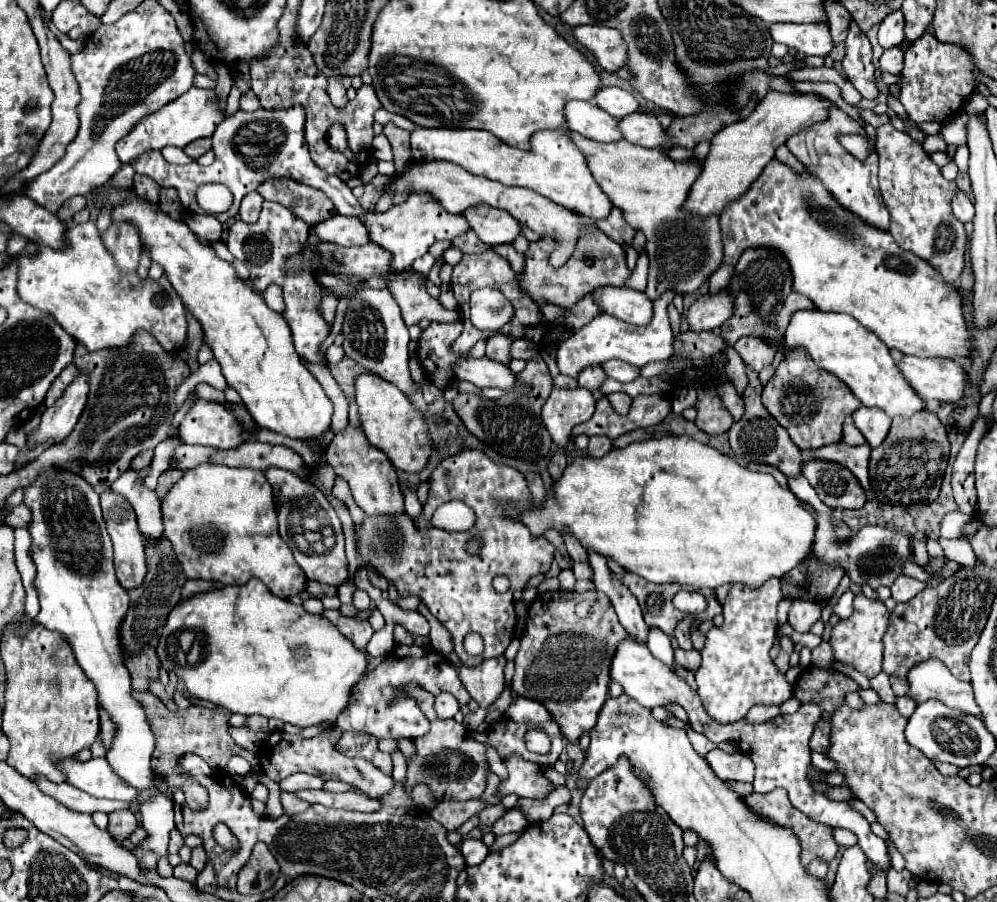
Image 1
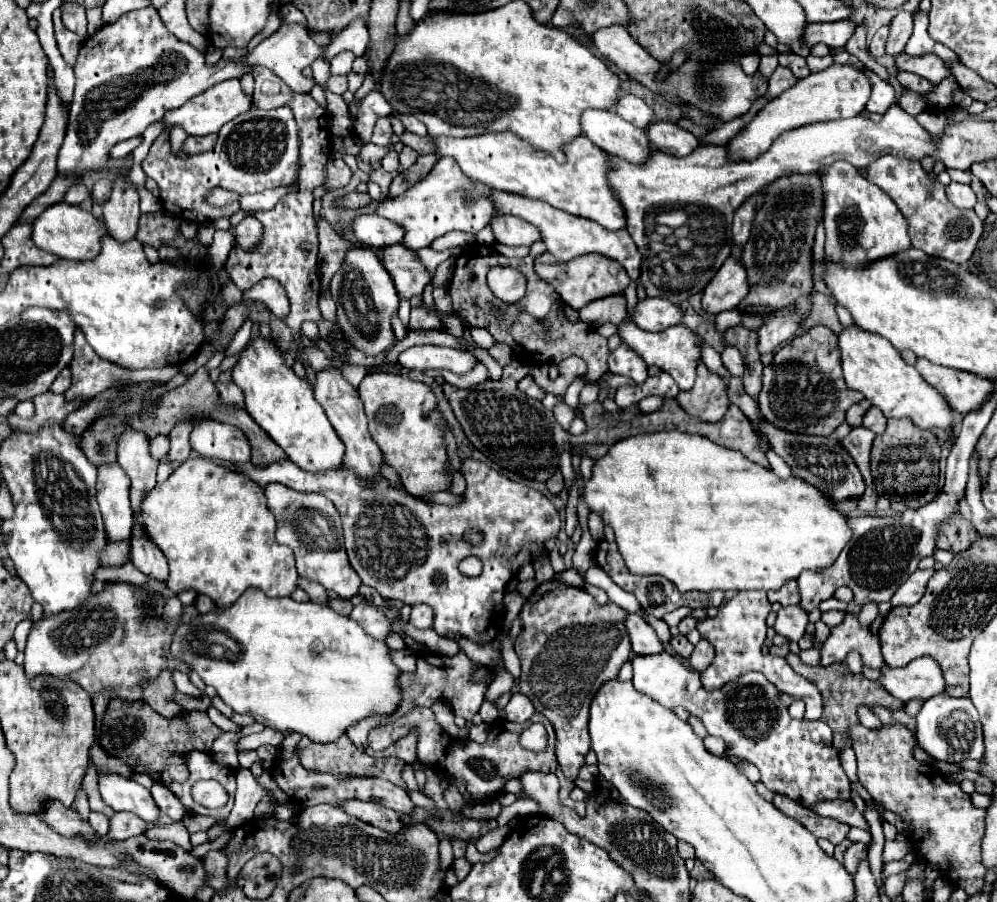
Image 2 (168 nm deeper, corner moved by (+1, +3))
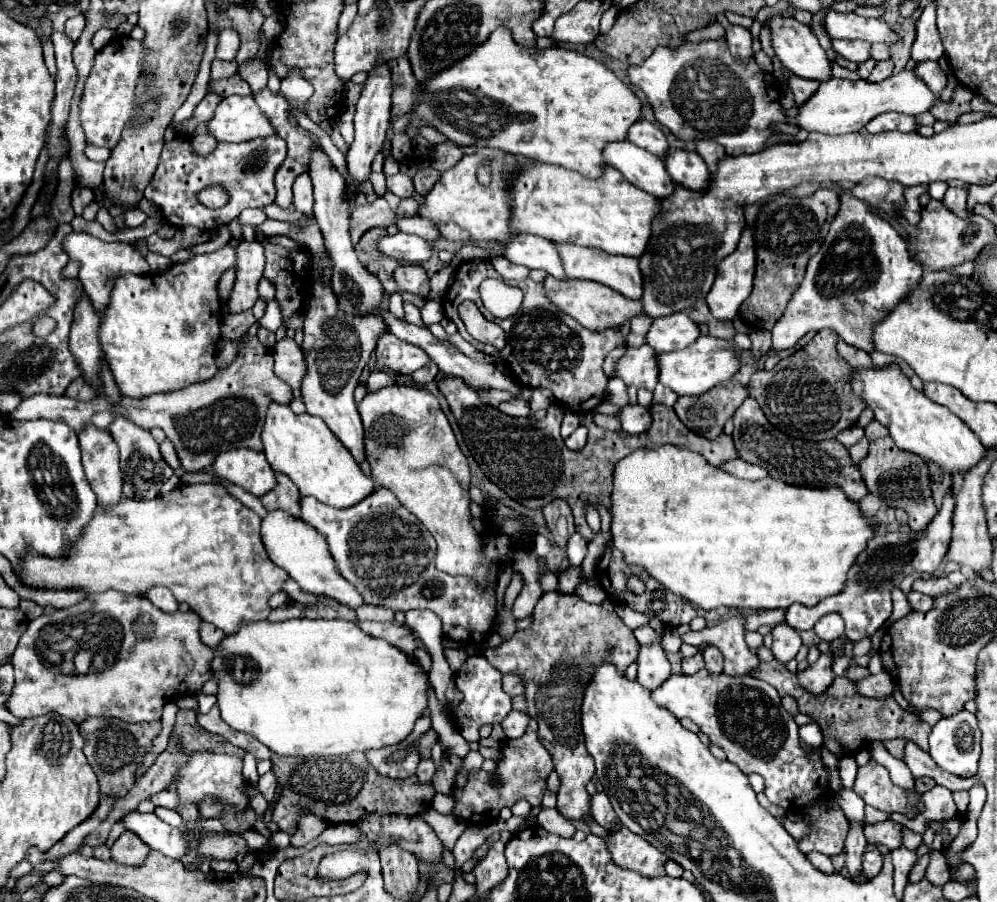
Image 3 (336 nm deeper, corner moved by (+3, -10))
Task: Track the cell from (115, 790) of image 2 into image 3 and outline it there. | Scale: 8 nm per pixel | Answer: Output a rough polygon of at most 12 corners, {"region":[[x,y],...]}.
{"region":[[133,810],[119,820],[149,848],[179,860],[189,848],[181,828],[153,812]]}

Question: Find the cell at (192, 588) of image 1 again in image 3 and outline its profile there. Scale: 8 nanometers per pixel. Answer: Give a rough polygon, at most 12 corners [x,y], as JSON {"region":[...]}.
{"region":[[203,622],[199,634],[209,648],[225,636],[211,622]]}

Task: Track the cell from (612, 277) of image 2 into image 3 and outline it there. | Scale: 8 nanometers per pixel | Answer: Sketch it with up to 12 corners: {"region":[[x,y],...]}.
{"region":[[543,280],[547,298],[589,330],[643,314],[591,280]]}

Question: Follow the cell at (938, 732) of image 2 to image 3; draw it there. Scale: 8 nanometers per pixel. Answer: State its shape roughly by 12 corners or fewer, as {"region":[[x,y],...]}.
{"region":[[975,714],[933,724],[929,756],[945,772],[973,776],[981,754]]}

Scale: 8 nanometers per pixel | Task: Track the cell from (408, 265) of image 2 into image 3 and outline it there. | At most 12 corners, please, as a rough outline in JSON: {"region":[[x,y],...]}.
{"region":[[397,266],[393,278],[401,292],[429,294],[423,266]]}

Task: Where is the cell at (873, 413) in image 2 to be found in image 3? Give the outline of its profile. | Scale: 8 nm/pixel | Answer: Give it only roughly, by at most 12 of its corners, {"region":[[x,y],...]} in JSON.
{"region":[[877,420],[865,428],[867,440],[877,440],[887,436],[887,428]]}

